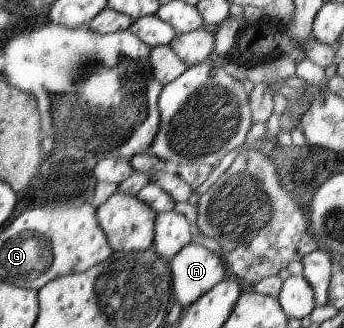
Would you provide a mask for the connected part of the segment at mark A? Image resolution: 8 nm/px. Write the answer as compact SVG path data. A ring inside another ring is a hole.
M191 242L169 260L172 302L183 309L225 278L226 264L203 245Z

